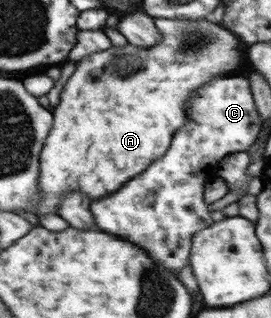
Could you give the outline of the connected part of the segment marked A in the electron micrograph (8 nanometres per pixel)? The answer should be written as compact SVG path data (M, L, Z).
M159 17L154 18L154 23L157 29L159 29L160 42L153 47L141 48L132 46L130 43L121 46L121 48L111 48L111 50L105 50L105 52L99 52L99 54L93 54L89 58L85 58L83 62L78 63L77 70L73 74L73 78L69 80L65 92L63 92L63 98L61 98L58 106L53 109L56 113L56 127L53 129L49 139L47 139L47 145L42 154L41 159L41 201L39 201L39 209L37 209L36 216L39 218L39 225L41 216L47 216L47 214L59 214L59 208L65 200L65 196L73 194L73 192L83 192L87 196L93 196L93 200L101 200L105 196L111 196L123 187L126 182L129 182L133 176L137 176L137 173L143 172L151 163L161 158L165 151L171 145L171 139L173 139L173 133L179 130L179 128L185 125L185 102L189 98L189 94L193 90L197 90L199 86L203 86L207 80L213 80L217 76L225 76L227 72L233 72L237 70L237 66L241 64L243 60L243 50L241 50L241 44L239 44L239 38L233 32L229 32L227 28L221 28L217 26L217 22L210 20L169 20L167 18Z

